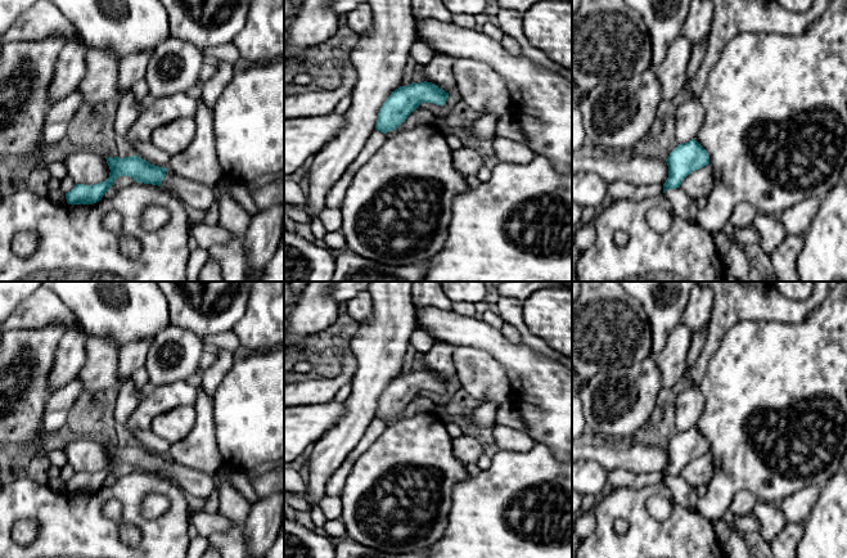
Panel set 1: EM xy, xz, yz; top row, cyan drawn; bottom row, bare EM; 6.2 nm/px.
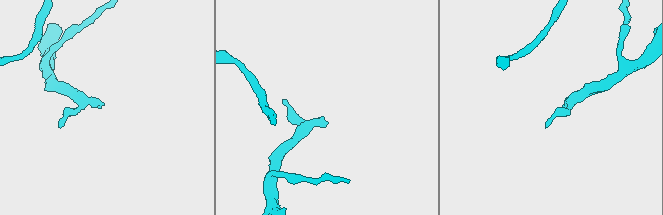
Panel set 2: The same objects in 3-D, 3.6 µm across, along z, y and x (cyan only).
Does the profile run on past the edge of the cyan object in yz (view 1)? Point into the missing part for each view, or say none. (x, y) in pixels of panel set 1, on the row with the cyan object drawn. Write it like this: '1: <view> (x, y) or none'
1: none

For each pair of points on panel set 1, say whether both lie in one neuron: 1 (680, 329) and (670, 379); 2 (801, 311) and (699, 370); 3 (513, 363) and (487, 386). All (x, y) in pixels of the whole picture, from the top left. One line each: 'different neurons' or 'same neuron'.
1: same neuron
2: same neuron
3: different neurons

